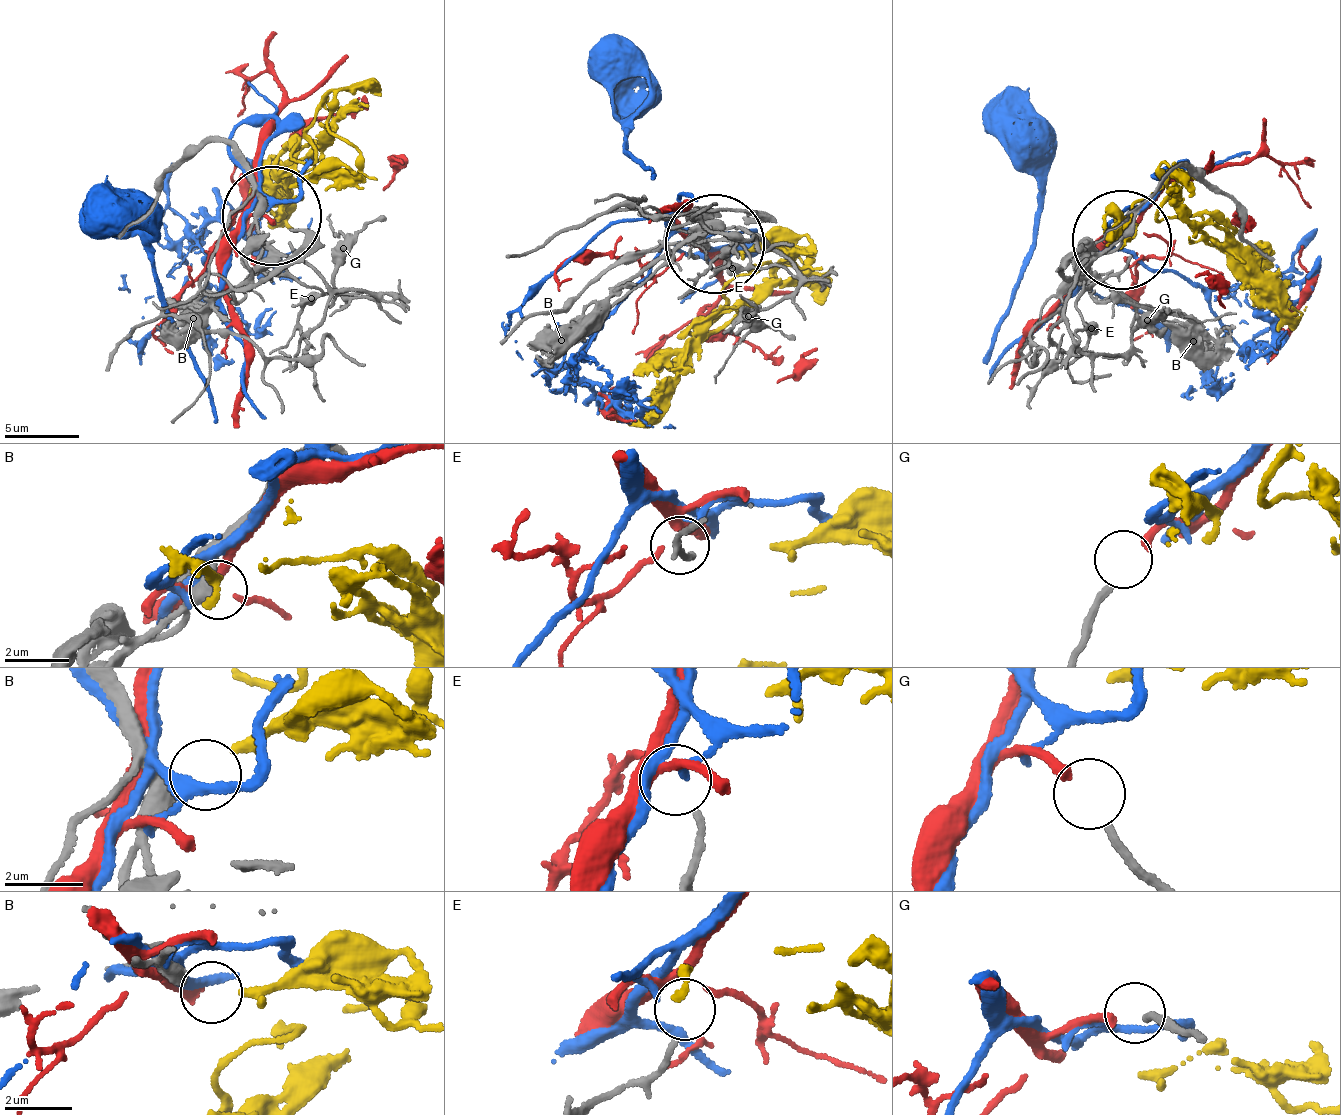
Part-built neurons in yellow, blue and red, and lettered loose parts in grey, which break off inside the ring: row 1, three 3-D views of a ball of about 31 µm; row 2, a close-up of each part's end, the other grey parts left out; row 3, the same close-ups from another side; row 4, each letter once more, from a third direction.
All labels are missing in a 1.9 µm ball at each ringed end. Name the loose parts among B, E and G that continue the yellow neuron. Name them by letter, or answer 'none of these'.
B

